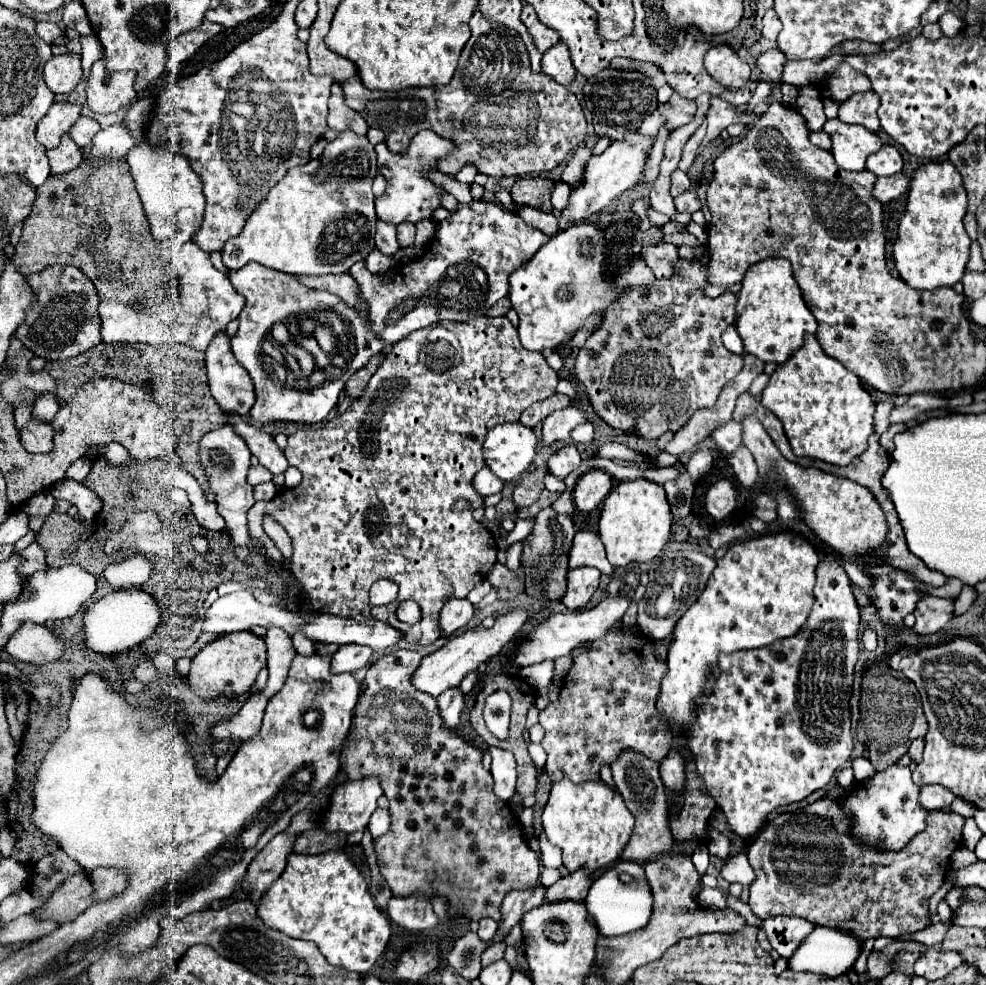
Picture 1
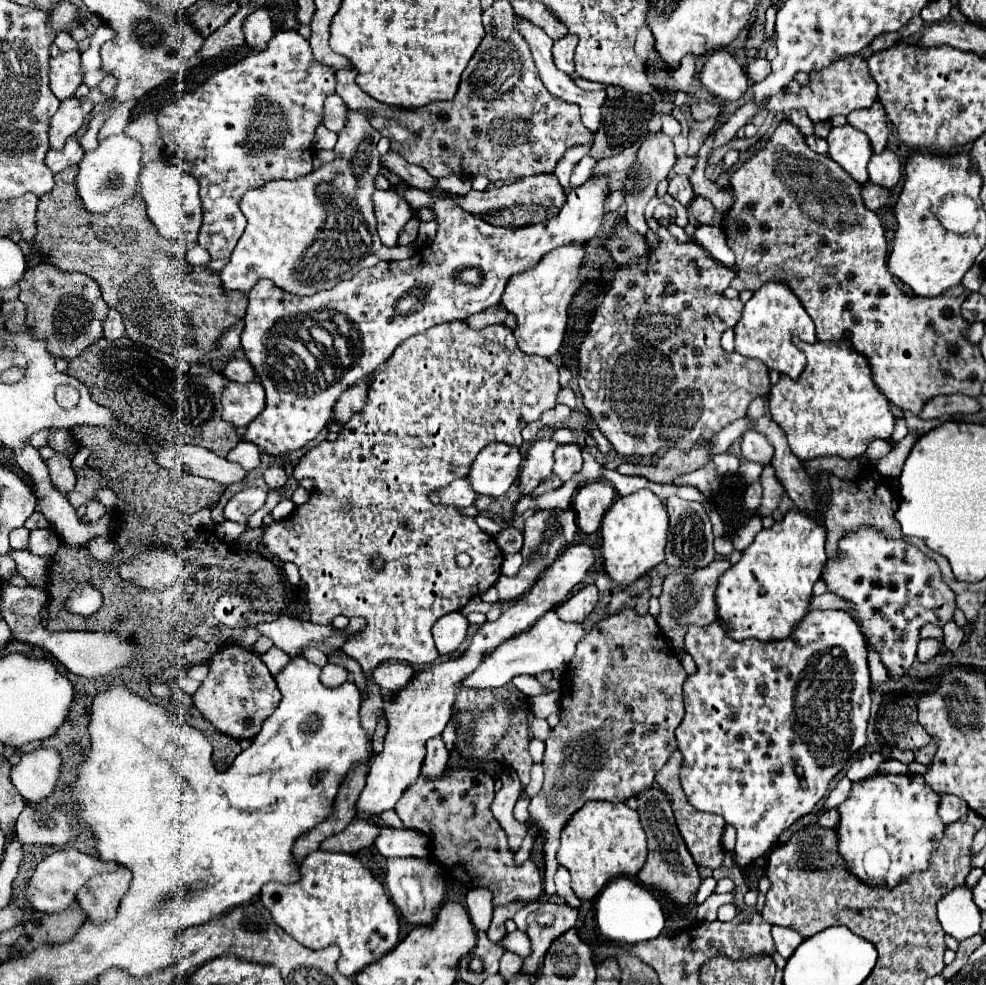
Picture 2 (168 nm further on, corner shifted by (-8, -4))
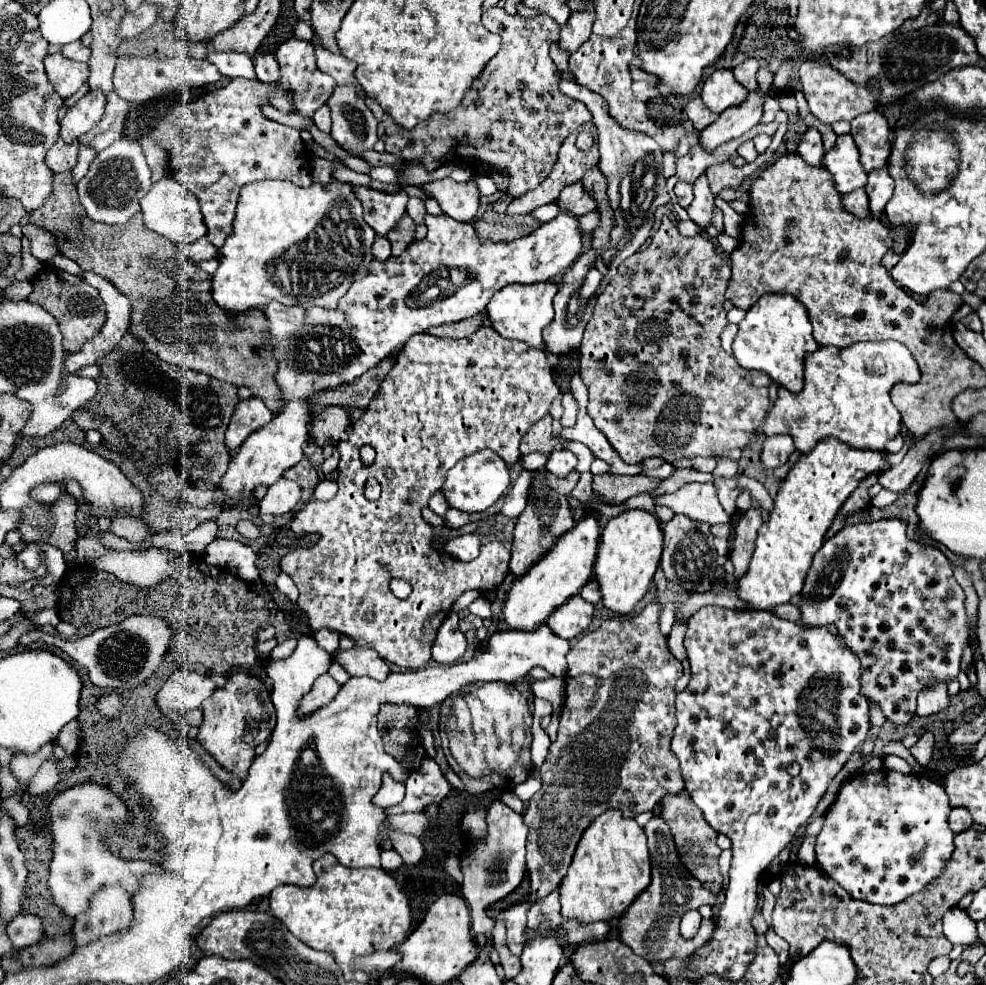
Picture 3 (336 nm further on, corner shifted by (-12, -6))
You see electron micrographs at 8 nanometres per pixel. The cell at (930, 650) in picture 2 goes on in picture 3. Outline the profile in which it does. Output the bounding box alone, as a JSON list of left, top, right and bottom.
[917,682,951,718]

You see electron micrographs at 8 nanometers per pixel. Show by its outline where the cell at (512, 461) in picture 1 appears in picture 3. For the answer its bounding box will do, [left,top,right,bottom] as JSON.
[441,450,511,514]

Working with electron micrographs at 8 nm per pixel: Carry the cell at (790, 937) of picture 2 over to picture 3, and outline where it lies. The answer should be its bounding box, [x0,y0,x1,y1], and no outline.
[765,928,789,964]

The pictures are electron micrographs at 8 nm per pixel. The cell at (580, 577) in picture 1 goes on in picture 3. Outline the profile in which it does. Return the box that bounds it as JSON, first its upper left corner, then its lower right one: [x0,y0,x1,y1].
[547,596,593,640]

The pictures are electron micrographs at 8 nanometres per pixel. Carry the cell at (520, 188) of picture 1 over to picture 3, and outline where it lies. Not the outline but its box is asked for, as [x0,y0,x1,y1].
[475,210,539,242]

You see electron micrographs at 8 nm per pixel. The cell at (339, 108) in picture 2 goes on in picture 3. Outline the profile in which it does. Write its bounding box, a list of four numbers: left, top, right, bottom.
[313,106,331,132]

